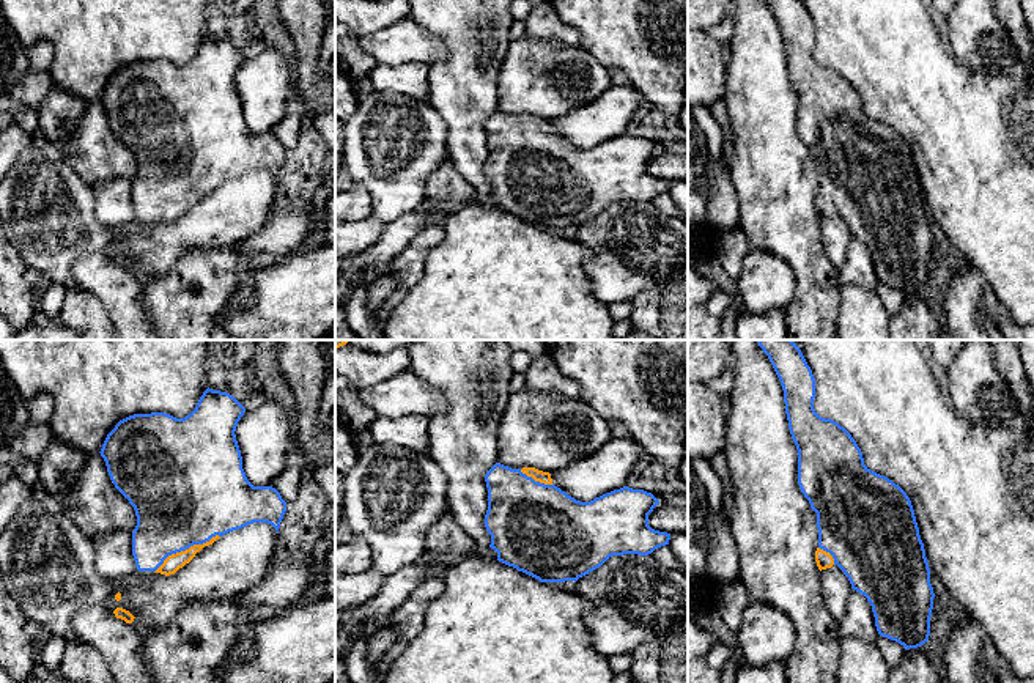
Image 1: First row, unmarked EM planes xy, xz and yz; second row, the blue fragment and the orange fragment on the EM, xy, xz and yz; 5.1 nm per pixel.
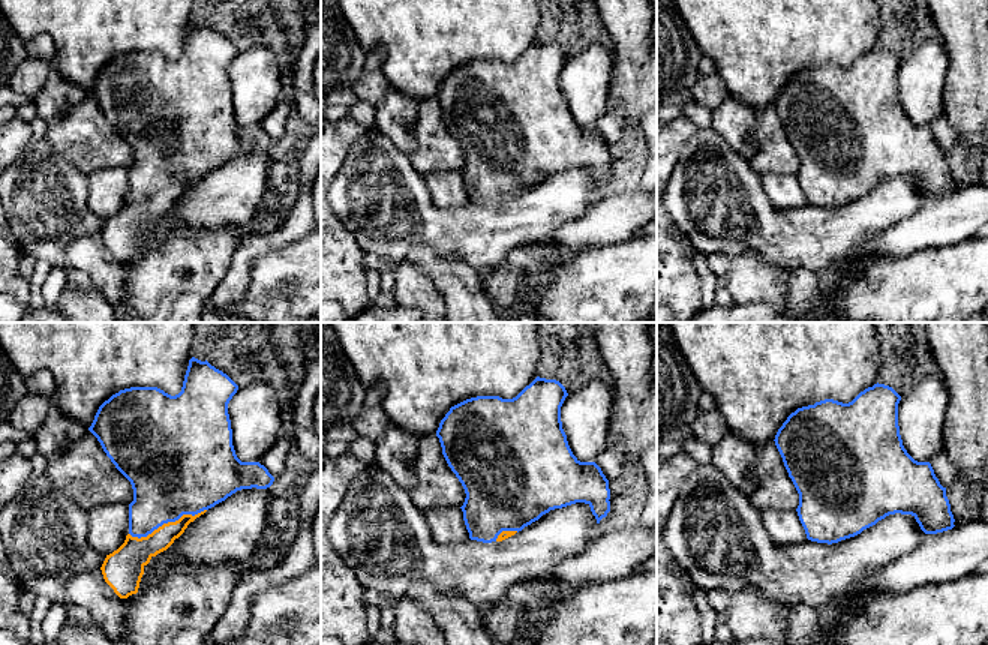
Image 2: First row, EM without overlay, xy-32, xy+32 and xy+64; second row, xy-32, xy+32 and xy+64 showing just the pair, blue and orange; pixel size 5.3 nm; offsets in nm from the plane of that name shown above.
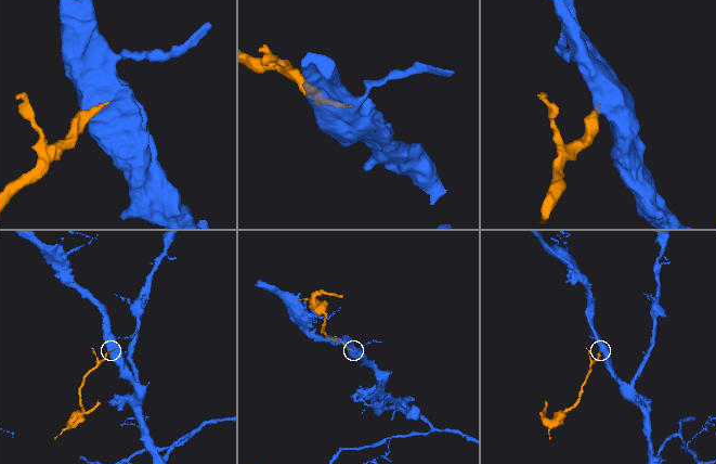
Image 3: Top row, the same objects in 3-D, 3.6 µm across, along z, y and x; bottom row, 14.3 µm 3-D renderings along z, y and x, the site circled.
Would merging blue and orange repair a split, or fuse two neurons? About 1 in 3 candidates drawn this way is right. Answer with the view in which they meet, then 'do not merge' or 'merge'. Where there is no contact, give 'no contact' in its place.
xy | merge

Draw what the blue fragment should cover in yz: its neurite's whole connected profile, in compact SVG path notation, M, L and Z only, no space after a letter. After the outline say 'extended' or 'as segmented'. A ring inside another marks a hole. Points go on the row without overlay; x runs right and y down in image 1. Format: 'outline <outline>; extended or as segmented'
outline M765 0L784 38L788 77L798 98L798 132L817 161L818 217L837 212L851 236L867 246L880 283L905 297L929 288L933 234L924 190L907 140L864 112L851 82L814 57L815 25L803 0Z; extended

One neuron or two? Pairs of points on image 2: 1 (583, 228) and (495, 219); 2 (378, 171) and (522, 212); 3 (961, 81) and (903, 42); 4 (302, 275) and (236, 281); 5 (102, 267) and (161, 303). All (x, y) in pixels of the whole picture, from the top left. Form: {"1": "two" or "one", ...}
{"1": "two", "2": "one", "3": "two", "4": "two", "5": "two"}

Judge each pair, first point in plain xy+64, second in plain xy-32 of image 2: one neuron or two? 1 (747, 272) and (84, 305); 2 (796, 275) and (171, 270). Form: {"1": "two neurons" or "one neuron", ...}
{"1": "one neuron", "2": "two neurons"}

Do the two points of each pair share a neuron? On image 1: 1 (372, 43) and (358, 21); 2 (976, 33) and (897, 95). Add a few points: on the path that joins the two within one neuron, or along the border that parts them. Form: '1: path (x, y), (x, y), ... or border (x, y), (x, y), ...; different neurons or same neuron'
1: border (402, 21), (358, 38); different neurons
2: border (951, 54), (962, 65), (984, 74); different neurons

